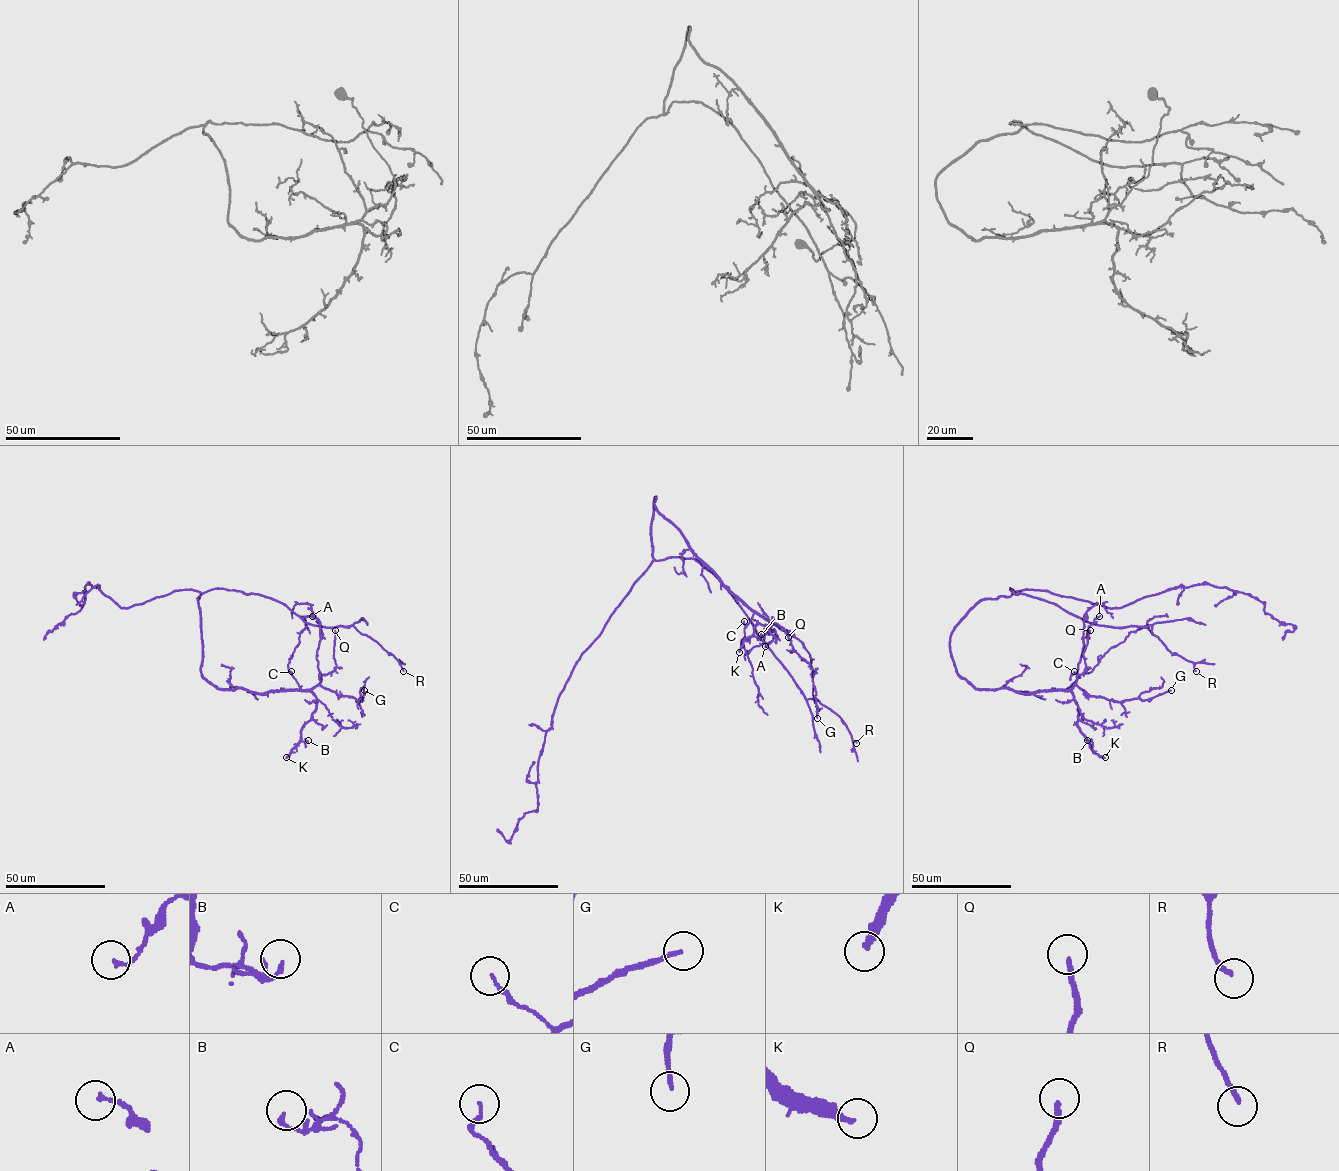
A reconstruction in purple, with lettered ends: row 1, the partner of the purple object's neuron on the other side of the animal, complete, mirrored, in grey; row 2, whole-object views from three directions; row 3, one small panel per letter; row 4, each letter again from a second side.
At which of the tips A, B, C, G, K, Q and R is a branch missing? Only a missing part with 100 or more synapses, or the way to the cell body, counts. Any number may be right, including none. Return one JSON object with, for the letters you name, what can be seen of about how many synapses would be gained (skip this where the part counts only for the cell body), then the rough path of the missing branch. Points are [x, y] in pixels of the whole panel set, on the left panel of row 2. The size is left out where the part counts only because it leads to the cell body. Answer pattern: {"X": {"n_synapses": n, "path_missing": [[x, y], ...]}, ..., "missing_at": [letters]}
{"Q": {"path_missing": [[335, 630], [332, 599], [298, 572]]}, "missing_at": ["Q"]}

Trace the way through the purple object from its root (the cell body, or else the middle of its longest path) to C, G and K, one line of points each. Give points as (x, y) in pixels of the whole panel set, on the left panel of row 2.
C: (198, 598), (202, 642), (201, 673), (211, 684), (223, 689), (243, 688), (259, 693), (299, 690), (291, 671)
G: (198, 598), (201, 673), (218, 688), (268, 693), (320, 685), (358, 701), (364, 690)
K: (198, 598), (201, 673), (211, 684), (259, 693), (308, 690), (316, 697), (301, 740), (286, 757)

